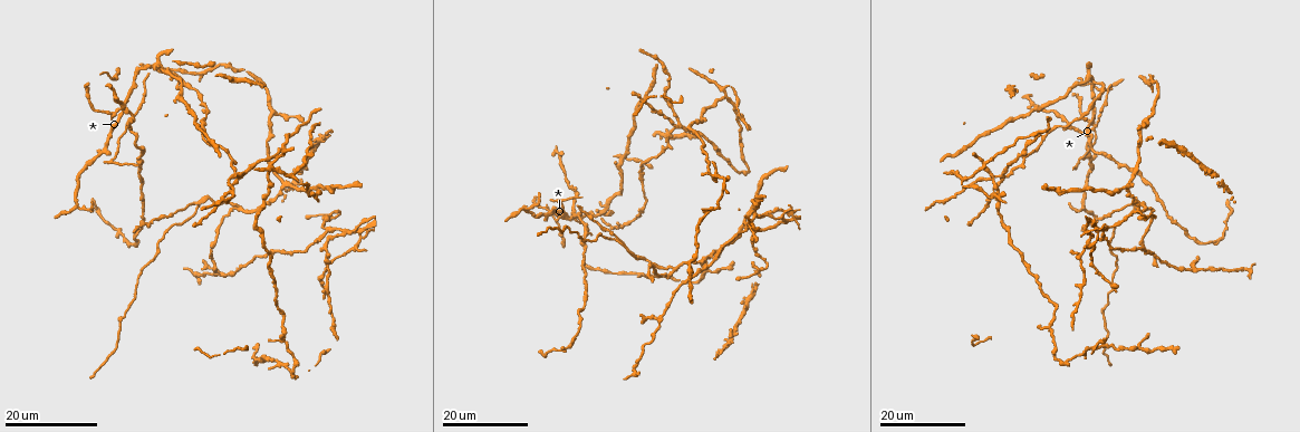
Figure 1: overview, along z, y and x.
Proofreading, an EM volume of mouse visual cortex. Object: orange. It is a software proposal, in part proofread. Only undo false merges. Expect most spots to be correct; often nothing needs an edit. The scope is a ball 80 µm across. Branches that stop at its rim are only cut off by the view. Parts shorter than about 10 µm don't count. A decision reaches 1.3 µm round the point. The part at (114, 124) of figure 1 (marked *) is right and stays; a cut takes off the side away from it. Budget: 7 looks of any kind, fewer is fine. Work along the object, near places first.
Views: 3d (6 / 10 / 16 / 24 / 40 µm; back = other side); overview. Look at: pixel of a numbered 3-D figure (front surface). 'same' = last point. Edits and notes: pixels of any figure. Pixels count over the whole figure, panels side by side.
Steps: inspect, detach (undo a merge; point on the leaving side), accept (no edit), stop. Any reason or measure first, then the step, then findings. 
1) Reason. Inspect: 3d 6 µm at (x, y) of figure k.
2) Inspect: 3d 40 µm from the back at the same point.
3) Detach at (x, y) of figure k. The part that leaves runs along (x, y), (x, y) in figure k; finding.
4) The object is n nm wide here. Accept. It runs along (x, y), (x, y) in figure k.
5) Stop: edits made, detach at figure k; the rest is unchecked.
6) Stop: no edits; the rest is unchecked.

Side arm on a straight run. Inspect: 3d 24 µm at (1090, 132) of figure 1.

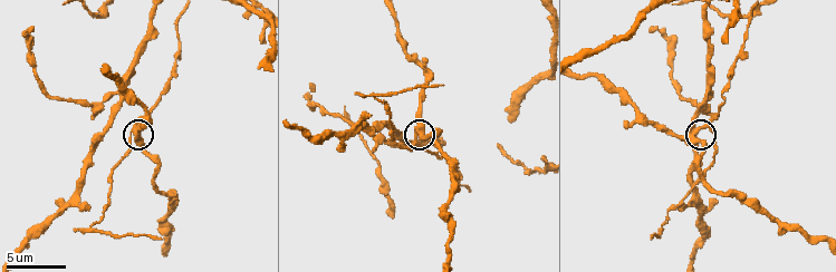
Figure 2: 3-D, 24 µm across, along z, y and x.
Inspect: 3d 6 µm at (700, 139) of figure 2.

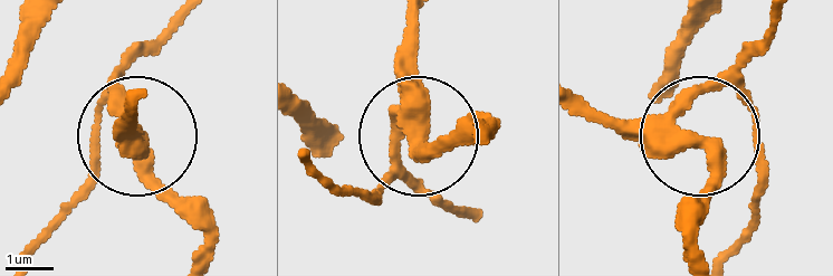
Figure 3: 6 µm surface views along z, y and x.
3 arms meet here. Accept. It runs along (308, 156), (380, 184), (412, 133), (412, 20) in figure 3; continuous, no second cell.

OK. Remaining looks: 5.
Three-way junction. Inspect: 3d 6 µm at (672, 207) of figure 2.

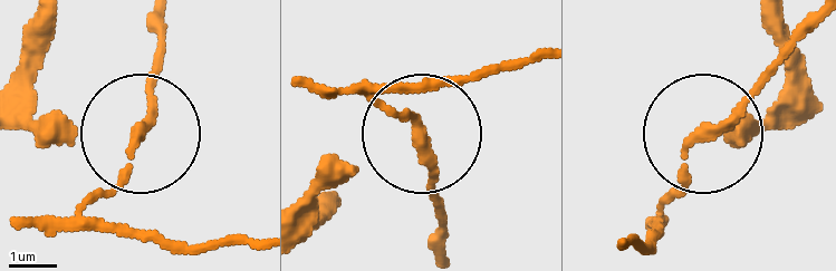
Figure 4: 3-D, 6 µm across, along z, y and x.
Inspect: 3d 6 µm from the back at (419, 139) of figure 4.

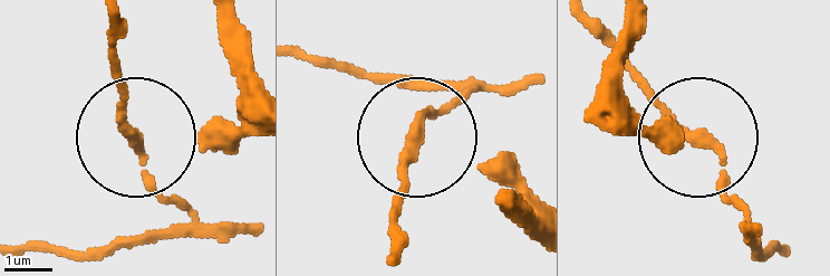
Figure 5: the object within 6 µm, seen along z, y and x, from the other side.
The object is 170 nm wide here. Accept. All the same cell.

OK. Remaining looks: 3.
Inspect: 3d 16 µm at (114, 92) of figure 2.

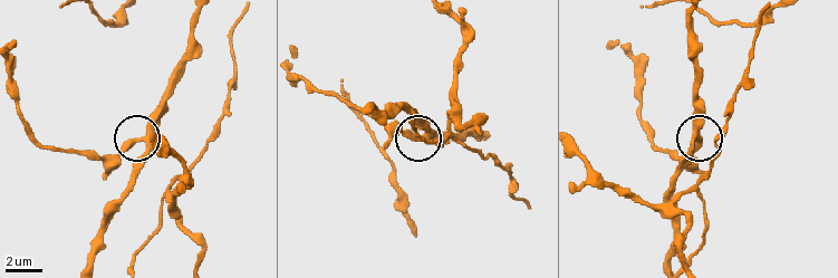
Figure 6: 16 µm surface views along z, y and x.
Other side. Inspect: 3d 16 µm from the back at (701, 141) of figure 6.

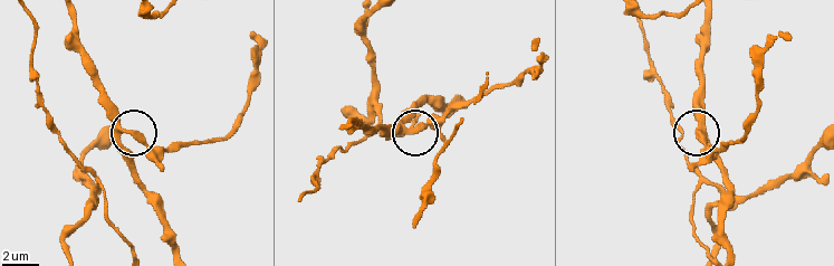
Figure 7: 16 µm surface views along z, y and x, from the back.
Accept. Continuous, no second cell.

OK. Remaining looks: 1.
Stop: no edits; the rest is unchecked.

